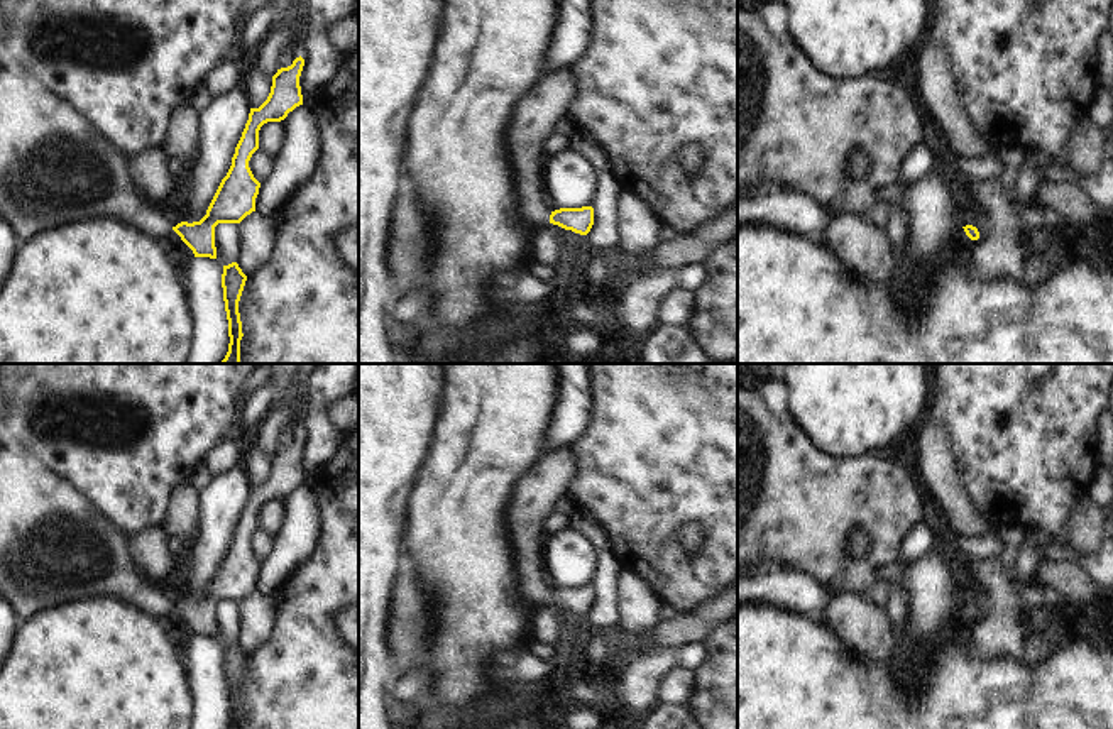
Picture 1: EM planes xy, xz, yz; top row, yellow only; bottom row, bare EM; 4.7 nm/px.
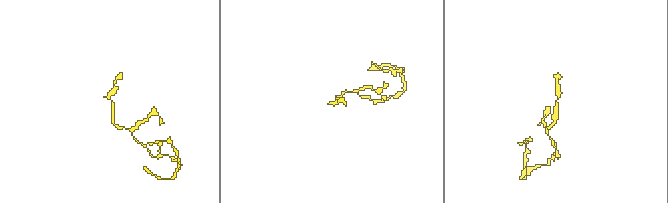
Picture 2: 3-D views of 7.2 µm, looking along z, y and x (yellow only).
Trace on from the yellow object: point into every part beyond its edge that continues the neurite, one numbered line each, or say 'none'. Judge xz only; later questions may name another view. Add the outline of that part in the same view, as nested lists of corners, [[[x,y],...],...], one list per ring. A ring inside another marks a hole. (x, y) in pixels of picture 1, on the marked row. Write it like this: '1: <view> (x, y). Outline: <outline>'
1: xz (535, 114). Outline: [[[562,68],[536,81],[516,103],[506,130],[507,157],[518,191],[518,218],[531,228],[548,227],[551,211],[543,203],[541,142],[551,135],[558,118],[565,118],[572,100],[572,71]]]

